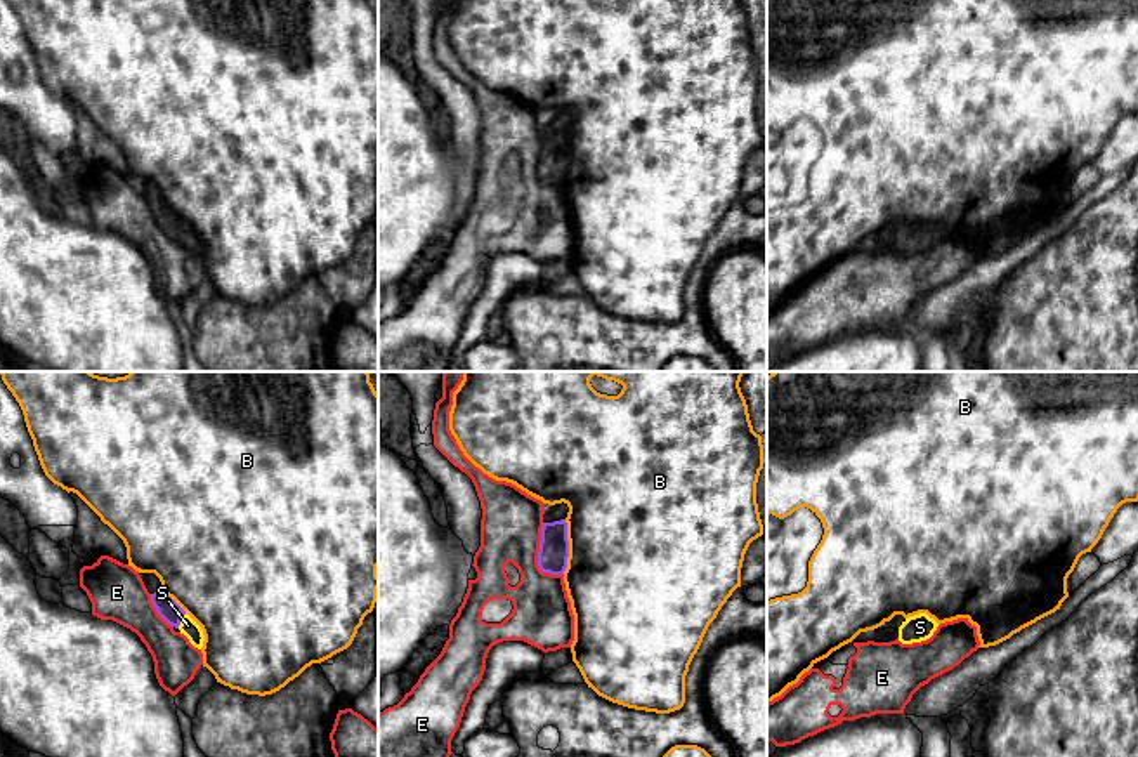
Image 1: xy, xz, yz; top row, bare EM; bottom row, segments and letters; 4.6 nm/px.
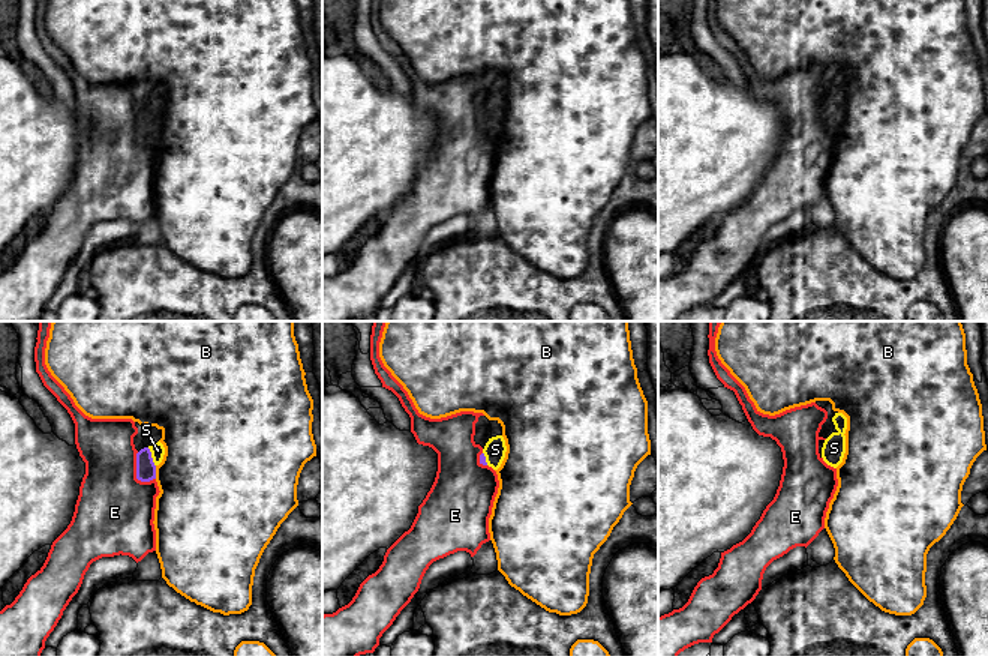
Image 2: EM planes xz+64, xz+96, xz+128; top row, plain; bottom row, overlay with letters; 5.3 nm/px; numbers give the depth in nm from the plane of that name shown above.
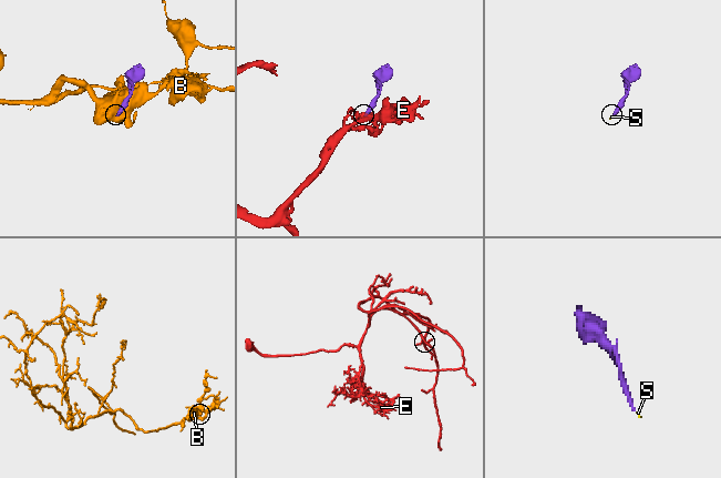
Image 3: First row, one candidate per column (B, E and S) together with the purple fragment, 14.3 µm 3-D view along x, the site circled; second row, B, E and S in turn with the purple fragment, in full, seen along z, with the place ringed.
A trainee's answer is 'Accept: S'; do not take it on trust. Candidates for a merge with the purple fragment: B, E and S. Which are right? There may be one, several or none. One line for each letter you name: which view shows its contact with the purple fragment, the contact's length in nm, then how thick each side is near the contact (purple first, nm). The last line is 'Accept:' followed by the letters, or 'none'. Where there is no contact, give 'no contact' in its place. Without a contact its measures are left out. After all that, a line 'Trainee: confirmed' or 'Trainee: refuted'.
S: meets purple in xy; contact 80 nm long; 100 nm thick on the purple side, 80 nm on the other
Accept: S
Trainee: confirmed

